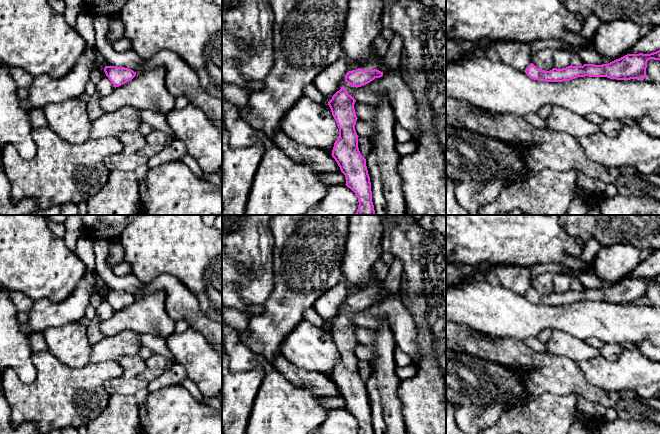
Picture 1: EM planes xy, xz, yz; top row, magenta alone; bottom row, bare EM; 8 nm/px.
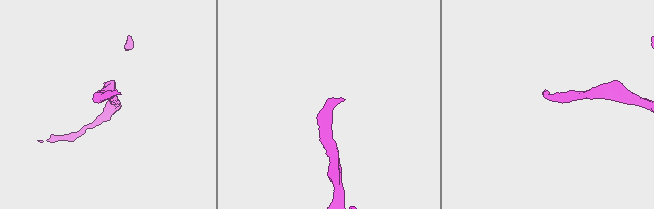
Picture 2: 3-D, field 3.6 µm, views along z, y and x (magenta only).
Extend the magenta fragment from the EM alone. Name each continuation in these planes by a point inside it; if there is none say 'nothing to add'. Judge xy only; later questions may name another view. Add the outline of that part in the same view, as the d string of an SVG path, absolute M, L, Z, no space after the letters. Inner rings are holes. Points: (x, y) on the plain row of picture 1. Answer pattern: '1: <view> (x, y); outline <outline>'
nothing to add

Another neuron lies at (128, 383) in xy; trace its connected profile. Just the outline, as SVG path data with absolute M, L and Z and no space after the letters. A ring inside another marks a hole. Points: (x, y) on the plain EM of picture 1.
M122 356L118 361L123 369L122 375L104 384L110 395L135 395L138 391L147 388L148 382L138 378L146 369L144 359L139 356Z

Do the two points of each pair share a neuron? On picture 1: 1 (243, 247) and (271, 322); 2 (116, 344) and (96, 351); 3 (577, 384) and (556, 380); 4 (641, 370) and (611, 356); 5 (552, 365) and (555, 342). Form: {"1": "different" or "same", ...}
{"1": "different", "2": "same", "3": "same", "4": "different", "5": "different"}

